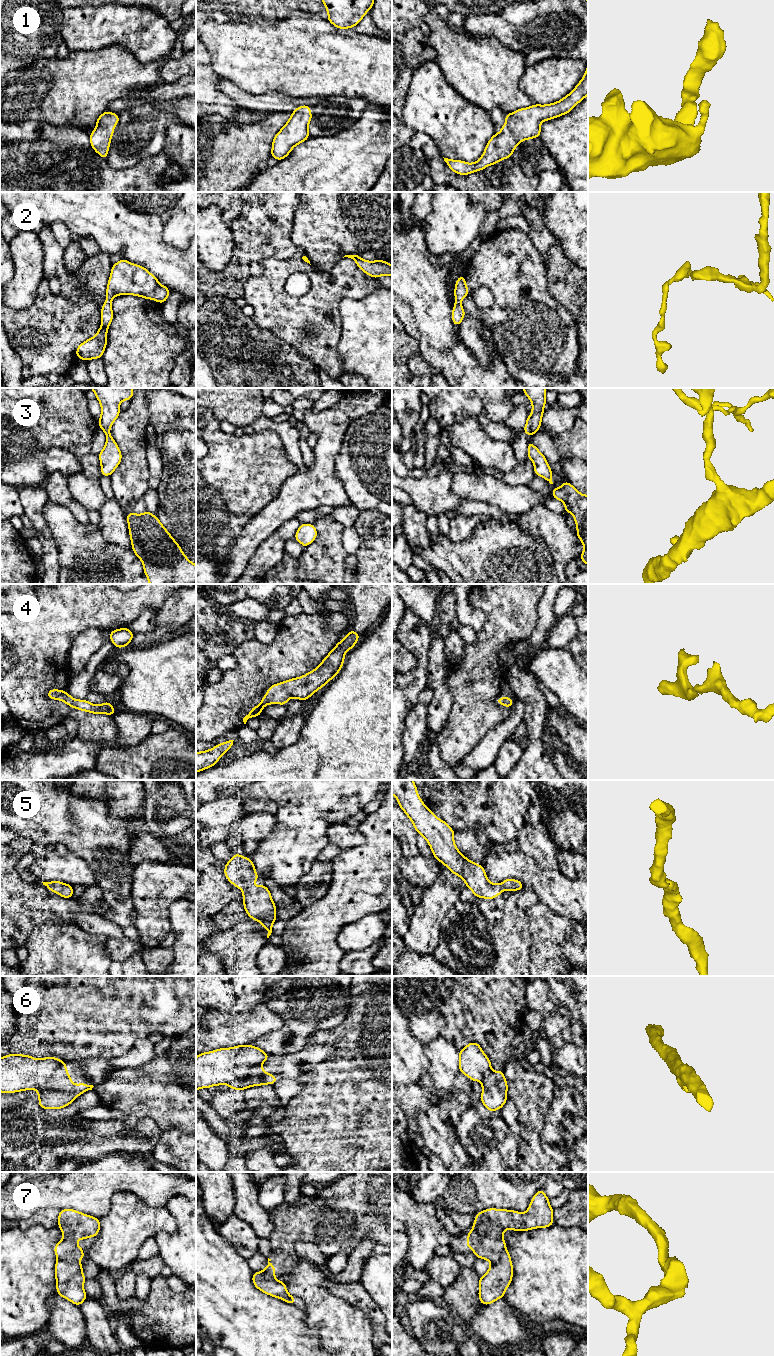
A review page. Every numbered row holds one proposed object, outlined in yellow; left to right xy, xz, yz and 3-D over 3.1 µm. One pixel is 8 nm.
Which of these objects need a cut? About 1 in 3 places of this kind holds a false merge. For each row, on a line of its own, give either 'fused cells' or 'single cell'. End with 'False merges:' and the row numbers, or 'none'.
1: single cell
2: single cell
3: single cell
4: single cell
5: single cell
6: fused cells
7: fused cells
False merges: 6, 7

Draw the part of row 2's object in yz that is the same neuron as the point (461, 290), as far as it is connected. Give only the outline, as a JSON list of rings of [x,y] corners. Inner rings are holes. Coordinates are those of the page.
[[[461,275],[455,283],[455,290],[454,290],[454,296],[455,296],[455,304],[452,310],[452,321],[455,326],[459,326],[461,321],[465,317],[465,311],[462,307],[461,301],[465,296],[467,296],[470,293],[469,289],[467,288],[464,275]]]

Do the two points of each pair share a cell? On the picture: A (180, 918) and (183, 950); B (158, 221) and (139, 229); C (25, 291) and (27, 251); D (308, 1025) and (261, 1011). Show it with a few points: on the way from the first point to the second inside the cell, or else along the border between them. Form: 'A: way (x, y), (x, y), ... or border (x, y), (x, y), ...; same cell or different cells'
A: way (184, 926), (184, 942); same cell
B: way (153, 224), (144, 229); same cell
C: way (26, 281), (27, 261); same cell
D: border (266, 1006), (283, 1019), (283, 1024), (265, 1034); different cells

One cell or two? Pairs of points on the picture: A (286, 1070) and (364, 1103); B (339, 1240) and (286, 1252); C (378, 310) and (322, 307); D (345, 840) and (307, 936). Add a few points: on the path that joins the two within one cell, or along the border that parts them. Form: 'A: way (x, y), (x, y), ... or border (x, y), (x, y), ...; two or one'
A: border (319, 1064), (297, 1078); two
B: way (324, 1233), (298, 1233), (294, 1237); one
C: border (360, 298), (344, 298), (340, 302), (341, 331); two
D: border (364, 840), (357, 846), (340, 849); two

